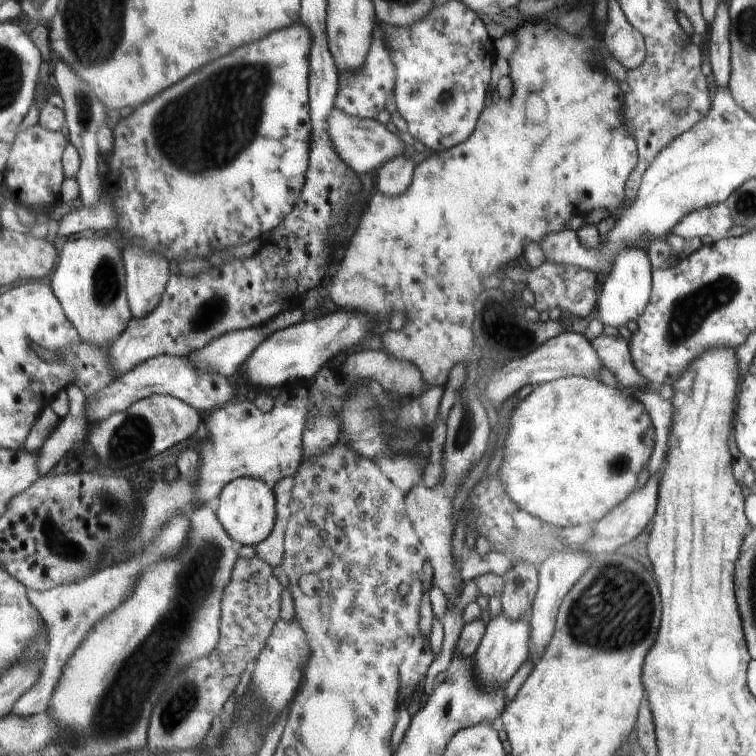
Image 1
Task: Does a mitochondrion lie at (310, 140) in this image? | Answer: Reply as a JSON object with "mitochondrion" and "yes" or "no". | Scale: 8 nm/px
{"mitochondrion":"no"}

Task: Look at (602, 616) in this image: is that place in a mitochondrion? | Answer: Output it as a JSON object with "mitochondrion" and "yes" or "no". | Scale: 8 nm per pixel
{"mitochondrion":"yes"}

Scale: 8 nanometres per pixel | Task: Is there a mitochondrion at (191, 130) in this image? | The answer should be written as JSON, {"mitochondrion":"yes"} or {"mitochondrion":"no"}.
{"mitochondrion":"yes"}

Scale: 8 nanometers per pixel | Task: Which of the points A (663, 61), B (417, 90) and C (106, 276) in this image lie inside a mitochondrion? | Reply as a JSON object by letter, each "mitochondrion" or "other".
{"A":"other","B":"mitochondrion","C":"mitochondrion"}

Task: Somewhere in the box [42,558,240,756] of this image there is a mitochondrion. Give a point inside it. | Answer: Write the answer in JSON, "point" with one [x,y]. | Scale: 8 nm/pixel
{"point":[184,695]}

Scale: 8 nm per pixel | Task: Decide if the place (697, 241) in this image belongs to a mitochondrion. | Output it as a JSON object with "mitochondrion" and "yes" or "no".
{"mitochondrion":"no"}

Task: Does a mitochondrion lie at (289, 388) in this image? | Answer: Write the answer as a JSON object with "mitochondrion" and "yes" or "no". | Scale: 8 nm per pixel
{"mitochondrion":"no"}

